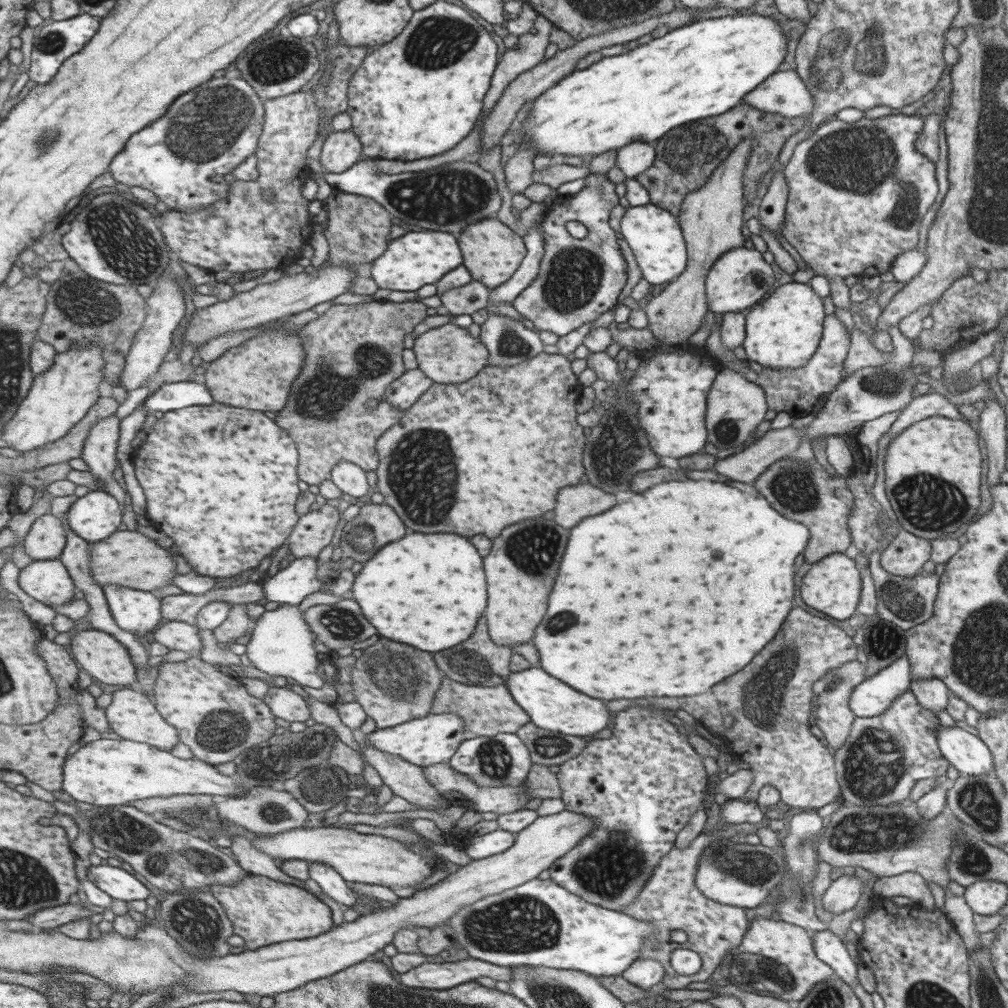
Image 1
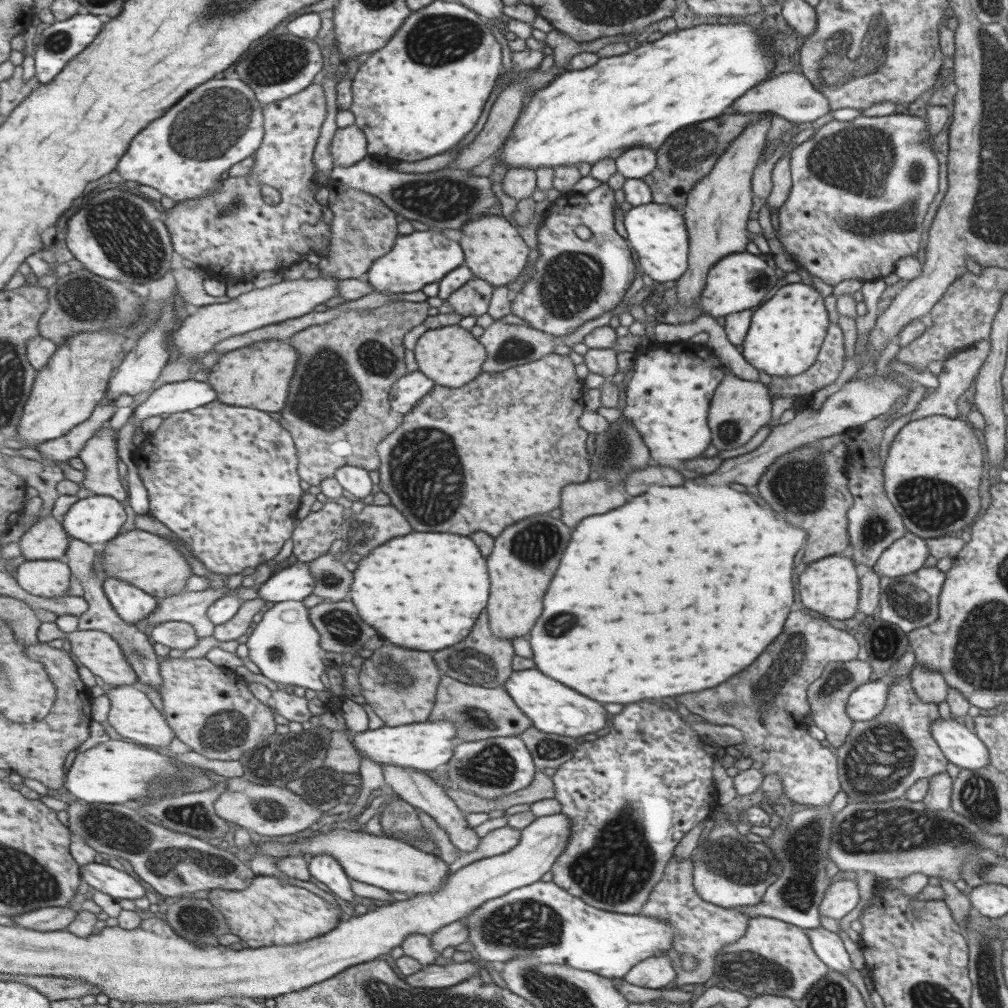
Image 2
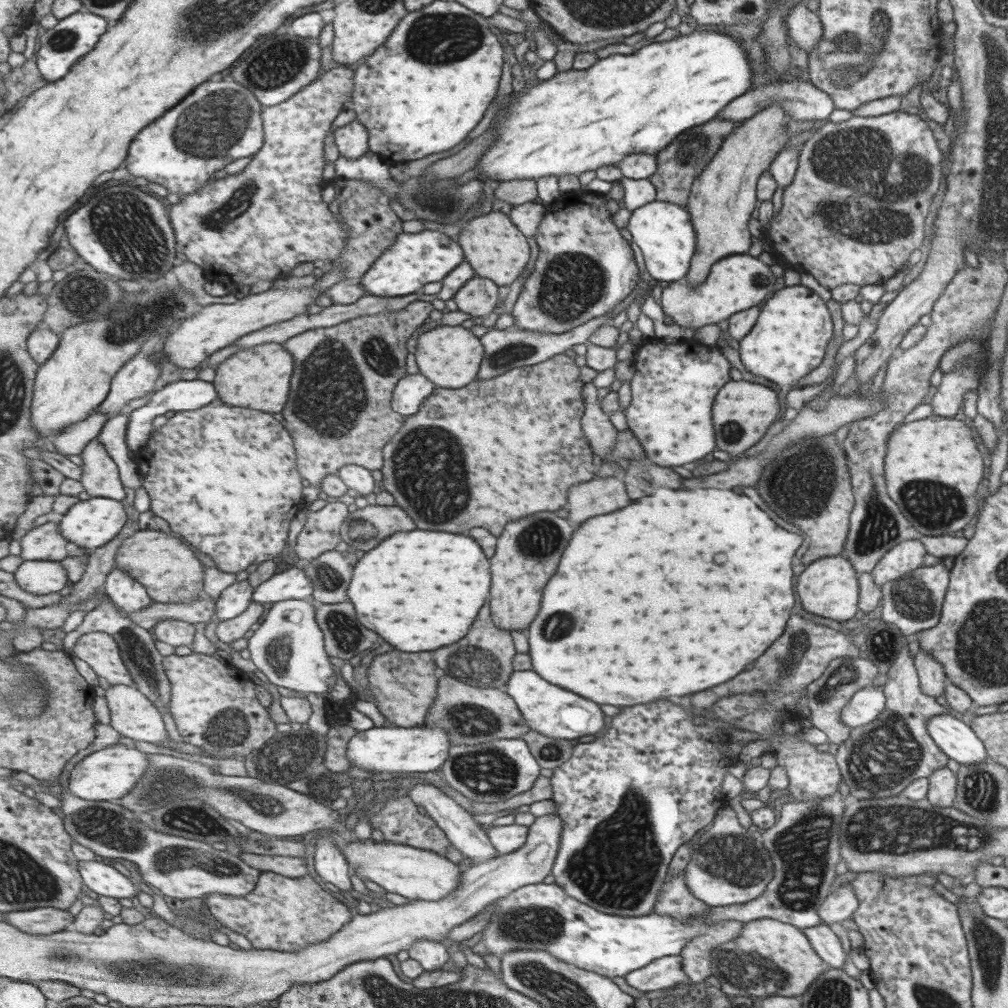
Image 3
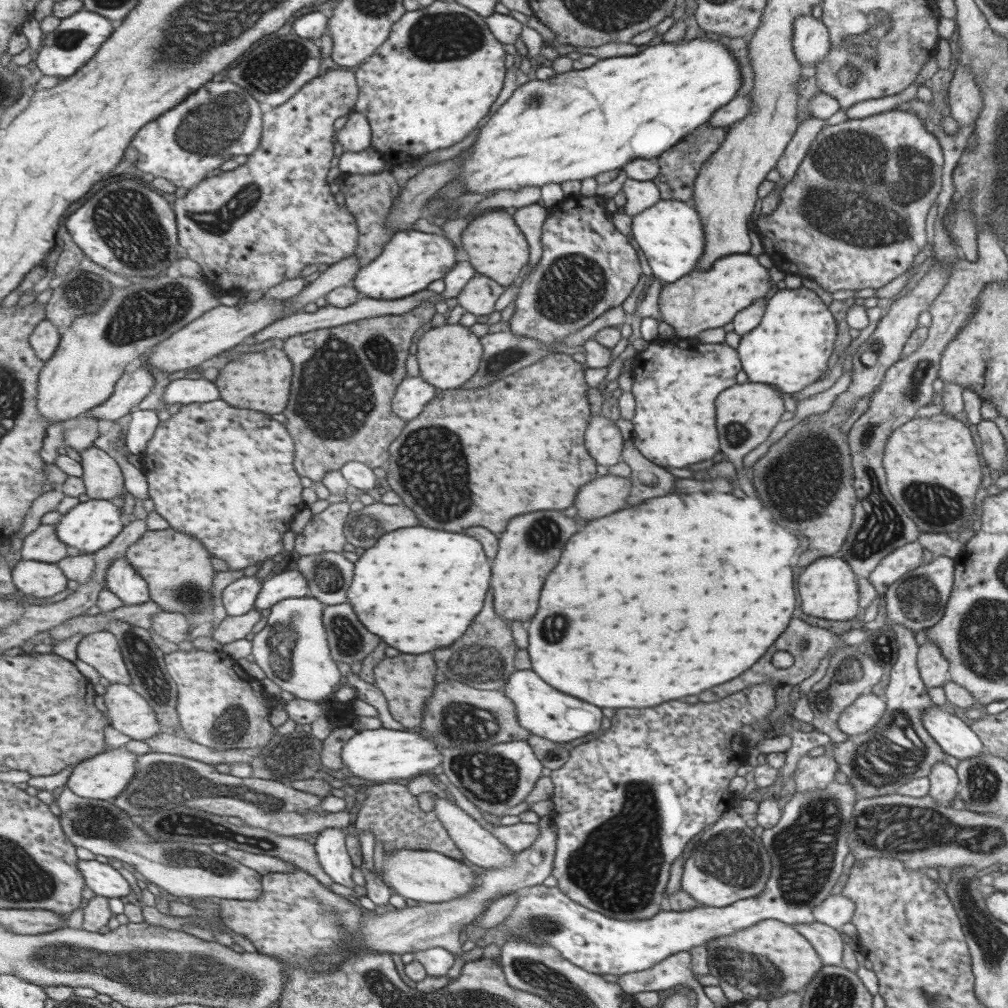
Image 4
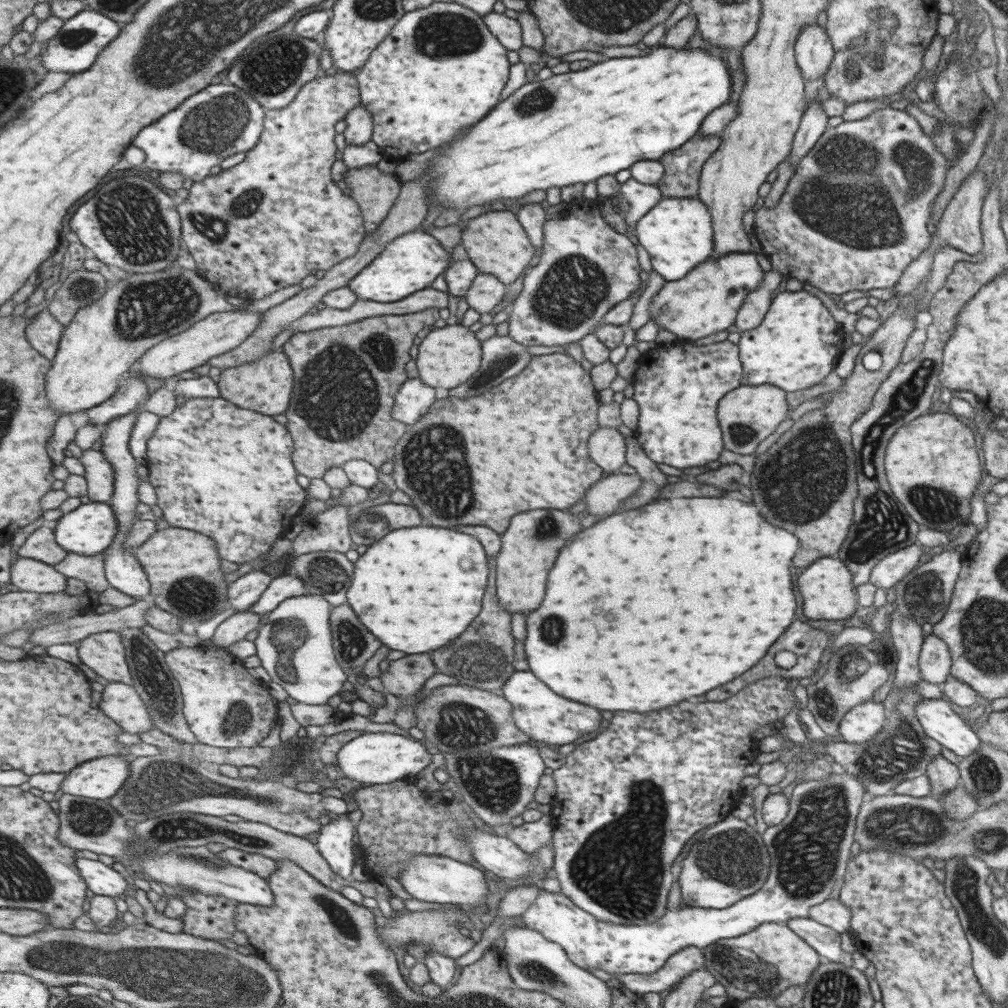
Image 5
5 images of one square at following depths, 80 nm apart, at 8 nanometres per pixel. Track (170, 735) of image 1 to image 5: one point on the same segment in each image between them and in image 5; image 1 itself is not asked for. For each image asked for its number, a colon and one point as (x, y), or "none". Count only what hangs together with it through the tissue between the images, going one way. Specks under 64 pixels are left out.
2: (135, 717)
3: (132, 714)
4: (132, 714)
5: (121, 702)

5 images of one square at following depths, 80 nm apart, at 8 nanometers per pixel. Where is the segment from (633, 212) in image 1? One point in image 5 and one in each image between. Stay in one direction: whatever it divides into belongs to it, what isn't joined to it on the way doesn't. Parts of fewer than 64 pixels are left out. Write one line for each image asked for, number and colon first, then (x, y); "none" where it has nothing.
2: (656, 232)
3: (662, 231)
4: (669, 232)
5: (677, 233)

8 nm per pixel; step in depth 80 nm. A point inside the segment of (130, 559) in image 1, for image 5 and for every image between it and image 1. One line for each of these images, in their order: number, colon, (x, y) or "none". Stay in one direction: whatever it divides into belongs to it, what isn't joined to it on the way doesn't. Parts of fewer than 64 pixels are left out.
2: (149, 561)
3: (170, 569)
4: (178, 567)
5: (184, 566)

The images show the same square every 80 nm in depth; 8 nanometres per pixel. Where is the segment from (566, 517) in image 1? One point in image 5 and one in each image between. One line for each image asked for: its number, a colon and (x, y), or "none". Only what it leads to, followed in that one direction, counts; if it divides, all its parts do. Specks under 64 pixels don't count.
2: (597, 497)
3: (602, 495)
4: (605, 494)
5: (604, 496)

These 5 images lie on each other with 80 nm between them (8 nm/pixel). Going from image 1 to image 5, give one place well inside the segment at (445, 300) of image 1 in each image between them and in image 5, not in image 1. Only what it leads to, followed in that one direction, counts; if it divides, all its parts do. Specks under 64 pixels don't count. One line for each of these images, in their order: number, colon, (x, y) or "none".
2: (471, 299)
3: (477, 297)
4: (478, 296)
5: (486, 291)

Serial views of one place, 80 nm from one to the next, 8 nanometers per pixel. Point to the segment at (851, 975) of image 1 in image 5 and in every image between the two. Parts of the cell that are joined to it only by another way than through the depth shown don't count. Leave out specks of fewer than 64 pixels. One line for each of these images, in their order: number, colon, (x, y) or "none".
2: (828, 947)
3: (826, 945)
4: (826, 942)
5: (826, 942)

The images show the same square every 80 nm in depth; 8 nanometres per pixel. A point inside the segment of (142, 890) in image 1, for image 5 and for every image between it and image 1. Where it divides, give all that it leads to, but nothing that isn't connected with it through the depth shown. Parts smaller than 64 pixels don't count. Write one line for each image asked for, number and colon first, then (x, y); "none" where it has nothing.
2: (116, 883)
3: (100, 877)
4: (103, 879)
5: (103, 880)

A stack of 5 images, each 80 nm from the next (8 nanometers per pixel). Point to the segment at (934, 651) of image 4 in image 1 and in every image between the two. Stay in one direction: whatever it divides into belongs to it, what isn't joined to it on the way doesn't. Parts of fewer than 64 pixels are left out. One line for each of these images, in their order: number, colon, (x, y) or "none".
1: (932, 694)
2: (930, 686)
3: (932, 676)

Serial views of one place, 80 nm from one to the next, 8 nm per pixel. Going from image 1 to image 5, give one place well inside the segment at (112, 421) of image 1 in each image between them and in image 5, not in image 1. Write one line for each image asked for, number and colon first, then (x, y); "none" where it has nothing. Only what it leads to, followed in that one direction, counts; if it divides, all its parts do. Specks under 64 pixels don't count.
2: (102, 476)
3: (101, 478)
4: (105, 480)
5: (101, 476)

